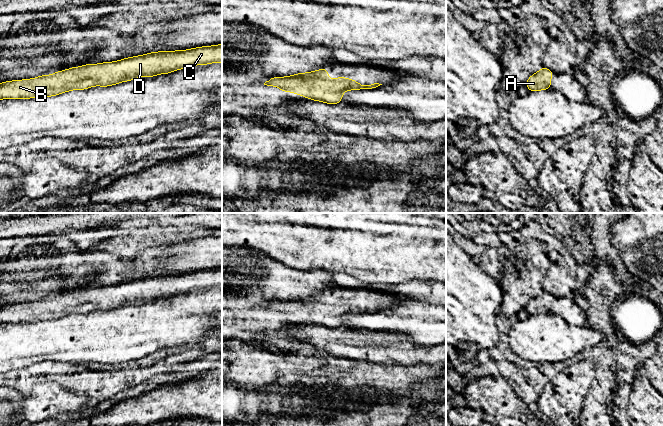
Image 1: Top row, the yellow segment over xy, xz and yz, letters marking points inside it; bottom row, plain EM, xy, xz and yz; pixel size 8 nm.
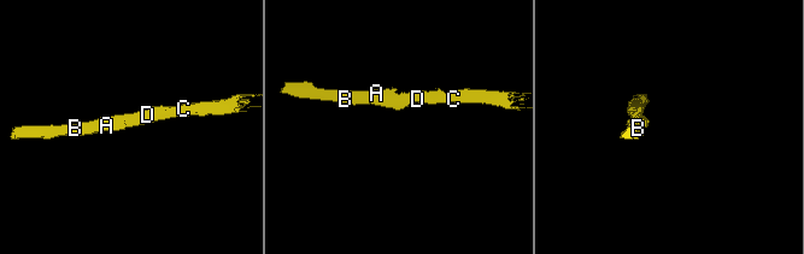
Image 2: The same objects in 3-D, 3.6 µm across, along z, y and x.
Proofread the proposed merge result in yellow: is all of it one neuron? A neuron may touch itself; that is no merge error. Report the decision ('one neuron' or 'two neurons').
one neuron

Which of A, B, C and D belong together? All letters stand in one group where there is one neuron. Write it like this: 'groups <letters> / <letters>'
groups A B C D

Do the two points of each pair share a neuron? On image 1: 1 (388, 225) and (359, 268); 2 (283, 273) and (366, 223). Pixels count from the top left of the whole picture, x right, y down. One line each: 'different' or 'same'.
1: same
2: different

